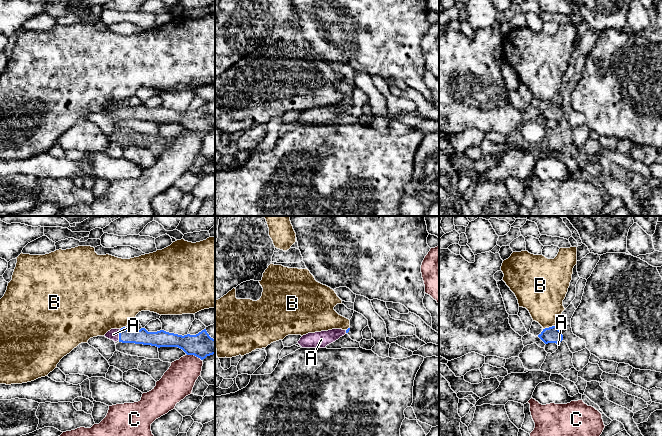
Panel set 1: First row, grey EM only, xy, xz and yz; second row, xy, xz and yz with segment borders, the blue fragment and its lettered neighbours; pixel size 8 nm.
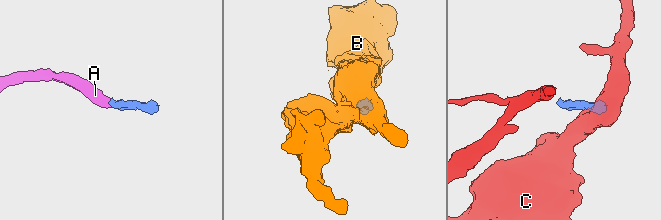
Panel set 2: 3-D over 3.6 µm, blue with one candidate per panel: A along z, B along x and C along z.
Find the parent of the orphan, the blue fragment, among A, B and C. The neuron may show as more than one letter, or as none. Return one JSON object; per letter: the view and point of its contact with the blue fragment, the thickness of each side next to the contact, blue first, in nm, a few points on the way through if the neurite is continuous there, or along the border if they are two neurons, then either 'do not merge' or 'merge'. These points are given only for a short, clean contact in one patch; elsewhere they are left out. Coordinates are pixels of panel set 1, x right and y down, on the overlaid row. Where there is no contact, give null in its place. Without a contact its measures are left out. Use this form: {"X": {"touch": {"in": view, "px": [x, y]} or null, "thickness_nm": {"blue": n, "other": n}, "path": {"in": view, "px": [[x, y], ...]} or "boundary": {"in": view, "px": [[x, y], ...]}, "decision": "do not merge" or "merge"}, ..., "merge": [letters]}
{"A": {"touch": {"in": "xy", "px": [119, 335]}, "thickness_nm": {"blue": 120, "other": 90}, "path": {"in": "xy", "px": [[142, 336], [119, 335], [113, 334]]}, "decision": "merge"}, "B": {"touch": {"in": "yz", "px": [548, 328]}, "thickness_nm": {"blue": 130, "other": 320}, "boundary": {"in": "yz", "px": [[554, 325], [543, 329]]}, "decision": "do not merge"}, "C": {"touch": {"in": "xy", "px": [194, 355]}, "thickness_nm": {"blue": 200, "other": 260}, "boundary": {"in": "xy", "px": [[187, 354], [193, 354], [201, 360]]}, "decision": "do not merge"}, "merge": ["A"]}

